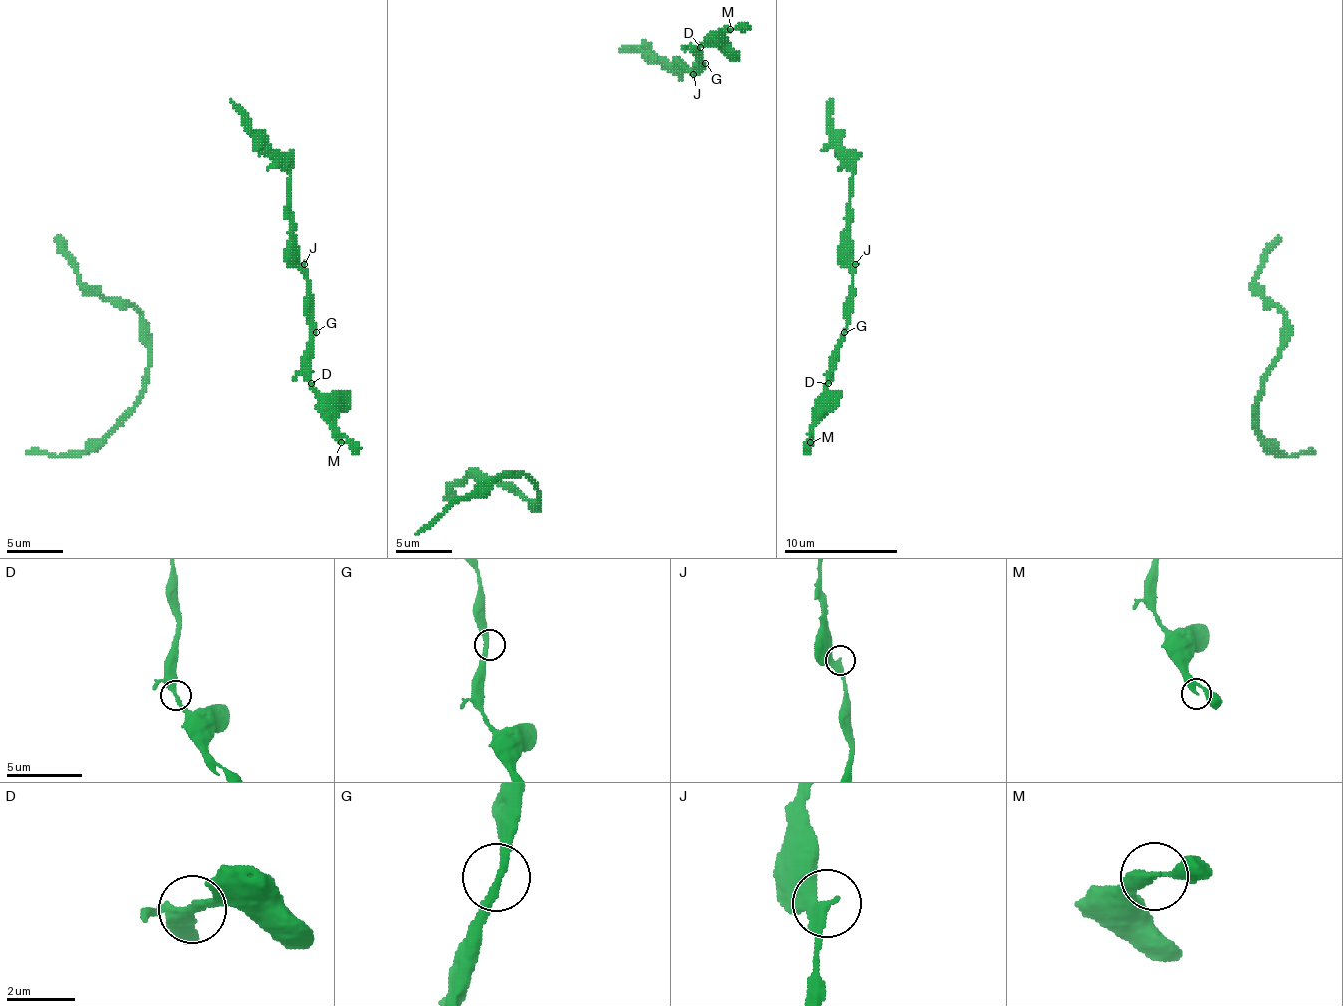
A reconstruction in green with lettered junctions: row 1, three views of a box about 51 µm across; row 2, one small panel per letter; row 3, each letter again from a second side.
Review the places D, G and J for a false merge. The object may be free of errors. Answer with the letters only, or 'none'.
none

